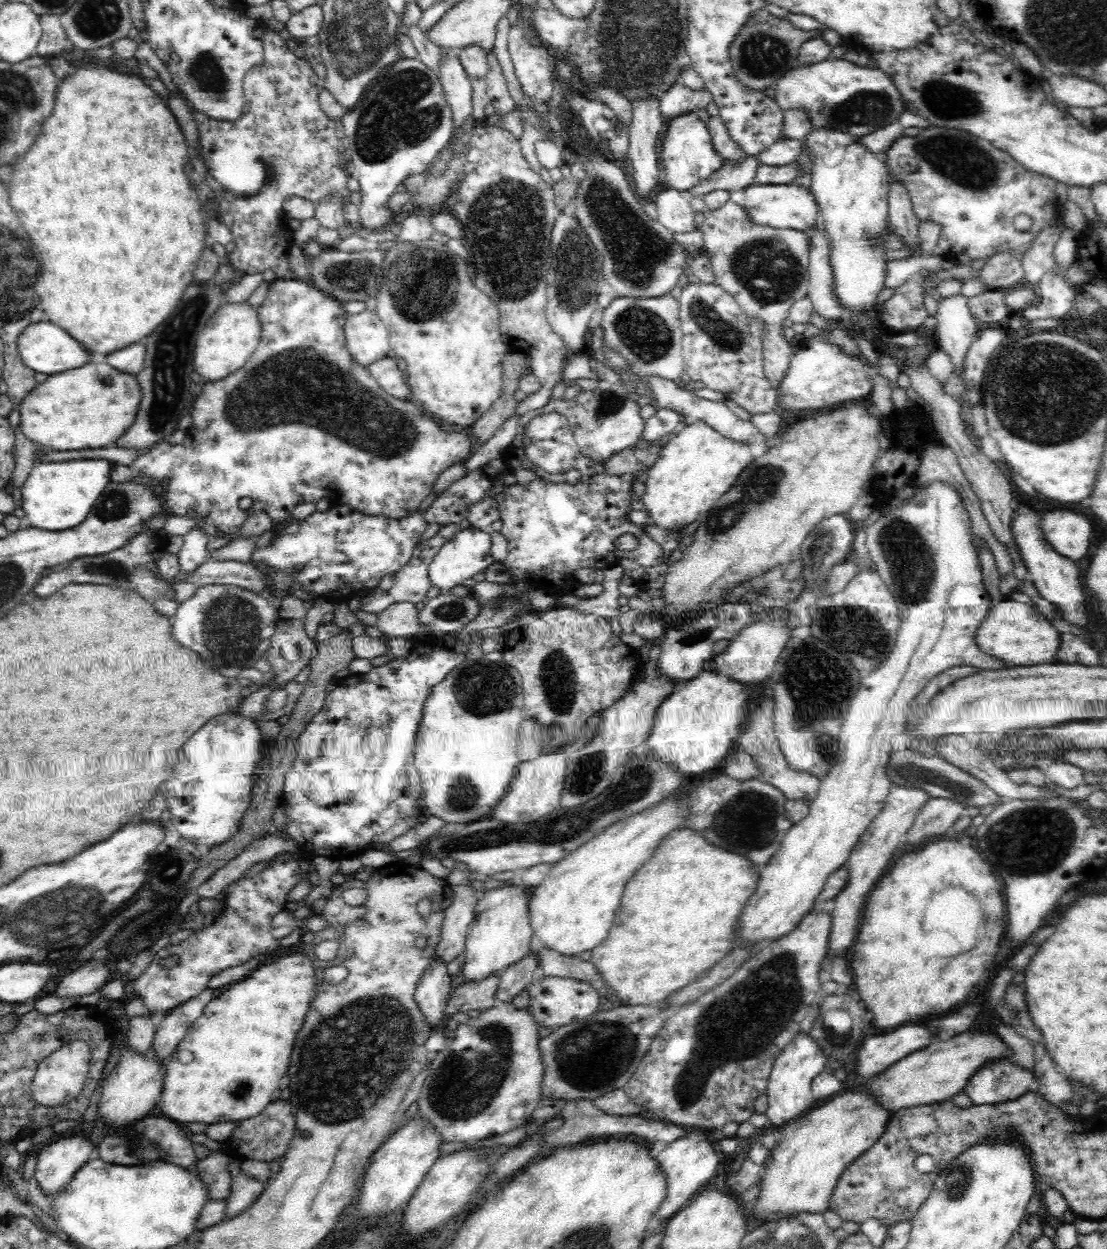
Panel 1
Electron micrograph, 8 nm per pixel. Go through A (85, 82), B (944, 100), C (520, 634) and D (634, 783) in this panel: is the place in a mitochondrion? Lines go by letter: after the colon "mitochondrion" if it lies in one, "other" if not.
A: other
B: mitochondrion
C: other
D: mitochondrion

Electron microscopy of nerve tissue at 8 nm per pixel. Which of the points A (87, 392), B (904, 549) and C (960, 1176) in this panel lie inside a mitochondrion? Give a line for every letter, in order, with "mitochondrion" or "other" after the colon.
A: other
B: mitochondrion
C: mitochondrion

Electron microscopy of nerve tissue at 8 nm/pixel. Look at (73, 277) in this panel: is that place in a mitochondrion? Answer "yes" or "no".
no

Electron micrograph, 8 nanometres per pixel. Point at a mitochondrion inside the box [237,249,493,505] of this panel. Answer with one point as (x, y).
(424, 302)

